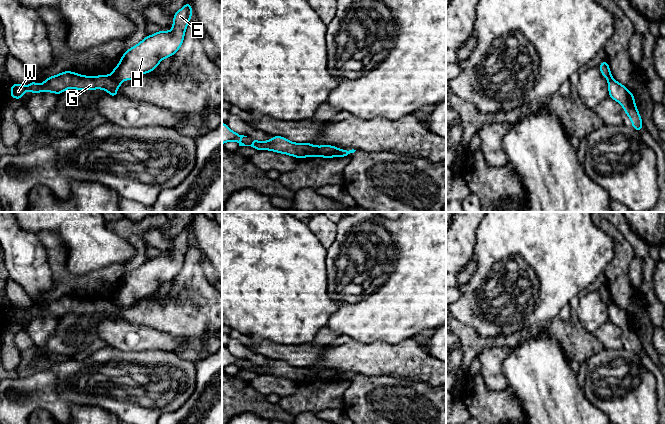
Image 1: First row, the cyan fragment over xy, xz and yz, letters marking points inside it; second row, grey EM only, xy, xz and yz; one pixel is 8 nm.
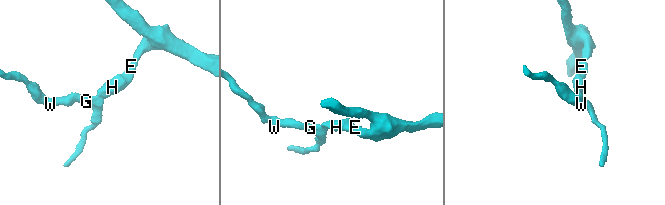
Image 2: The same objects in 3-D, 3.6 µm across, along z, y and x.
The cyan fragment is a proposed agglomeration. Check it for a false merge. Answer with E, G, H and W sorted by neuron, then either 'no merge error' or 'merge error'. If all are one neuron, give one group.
E H / G W | merge error

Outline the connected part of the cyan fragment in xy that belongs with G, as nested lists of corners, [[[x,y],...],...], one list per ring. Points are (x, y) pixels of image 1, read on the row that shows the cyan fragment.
[[[64,71],[58,75],[47,78],[42,85],[37,85],[33,80],[28,86],[13,83],[11,86],[11,98],[21,99],[23,94],[30,90],[33,94],[38,92],[53,92],[57,95],[68,88],[76,90],[106,90],[109,95],[117,97],[117,89],[123,83],[123,78],[112,75],[84,76],[78,73]]]

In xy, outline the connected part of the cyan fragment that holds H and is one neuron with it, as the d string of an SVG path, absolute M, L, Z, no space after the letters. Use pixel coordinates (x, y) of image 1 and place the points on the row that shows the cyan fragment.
M187 2L174 14L170 32L160 30L146 36L139 44L125 51L111 75L129 81L153 71L164 58L174 55L179 50L191 17L192 8Z

